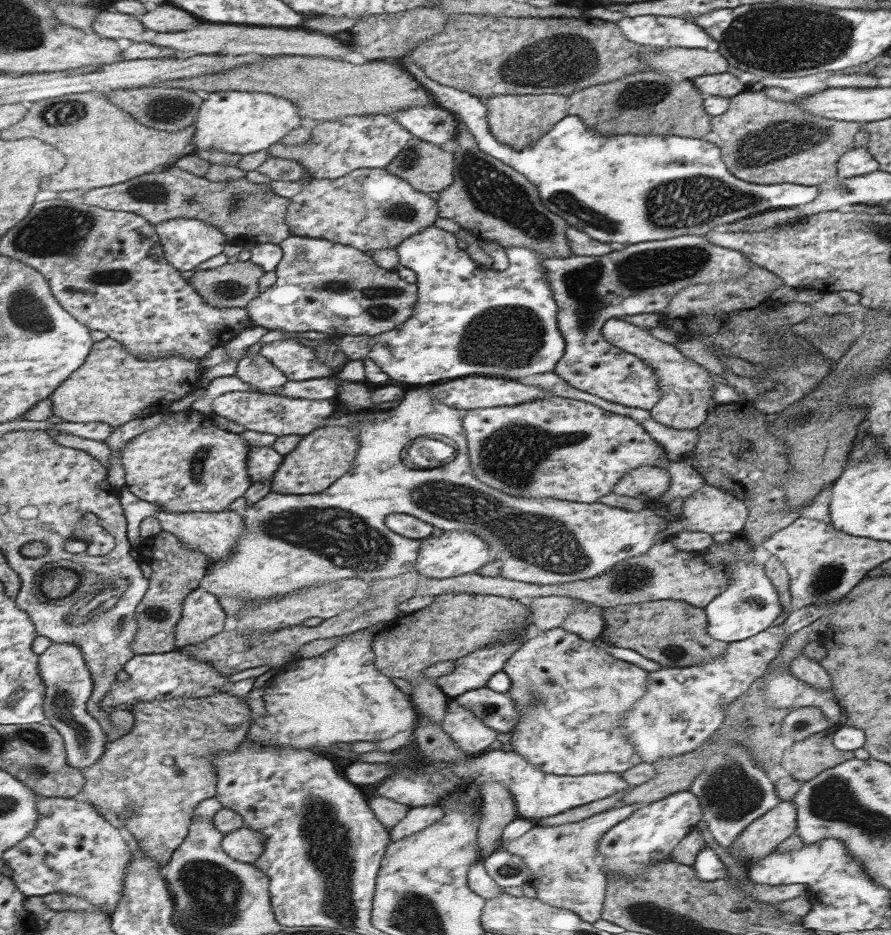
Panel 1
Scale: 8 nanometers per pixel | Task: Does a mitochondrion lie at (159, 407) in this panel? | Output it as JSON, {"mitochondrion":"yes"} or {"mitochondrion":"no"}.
{"mitochondrion":"no"}

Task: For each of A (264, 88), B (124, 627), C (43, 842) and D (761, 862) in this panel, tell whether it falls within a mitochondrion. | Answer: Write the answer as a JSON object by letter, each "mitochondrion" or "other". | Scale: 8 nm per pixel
{"A":"other","B":"mitochondrion","C":"other","D":"other"}

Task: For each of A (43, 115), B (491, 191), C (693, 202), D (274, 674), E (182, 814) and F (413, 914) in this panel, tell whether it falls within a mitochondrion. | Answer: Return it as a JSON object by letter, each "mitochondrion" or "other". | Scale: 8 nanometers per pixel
{"A":"mitochondrion","B":"mitochondrion","C":"mitochondrion","D":"other","E":"other","F":"mitochondrion"}

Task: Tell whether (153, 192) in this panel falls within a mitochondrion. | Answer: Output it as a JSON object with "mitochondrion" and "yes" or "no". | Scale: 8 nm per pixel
{"mitochondrion":"yes"}

